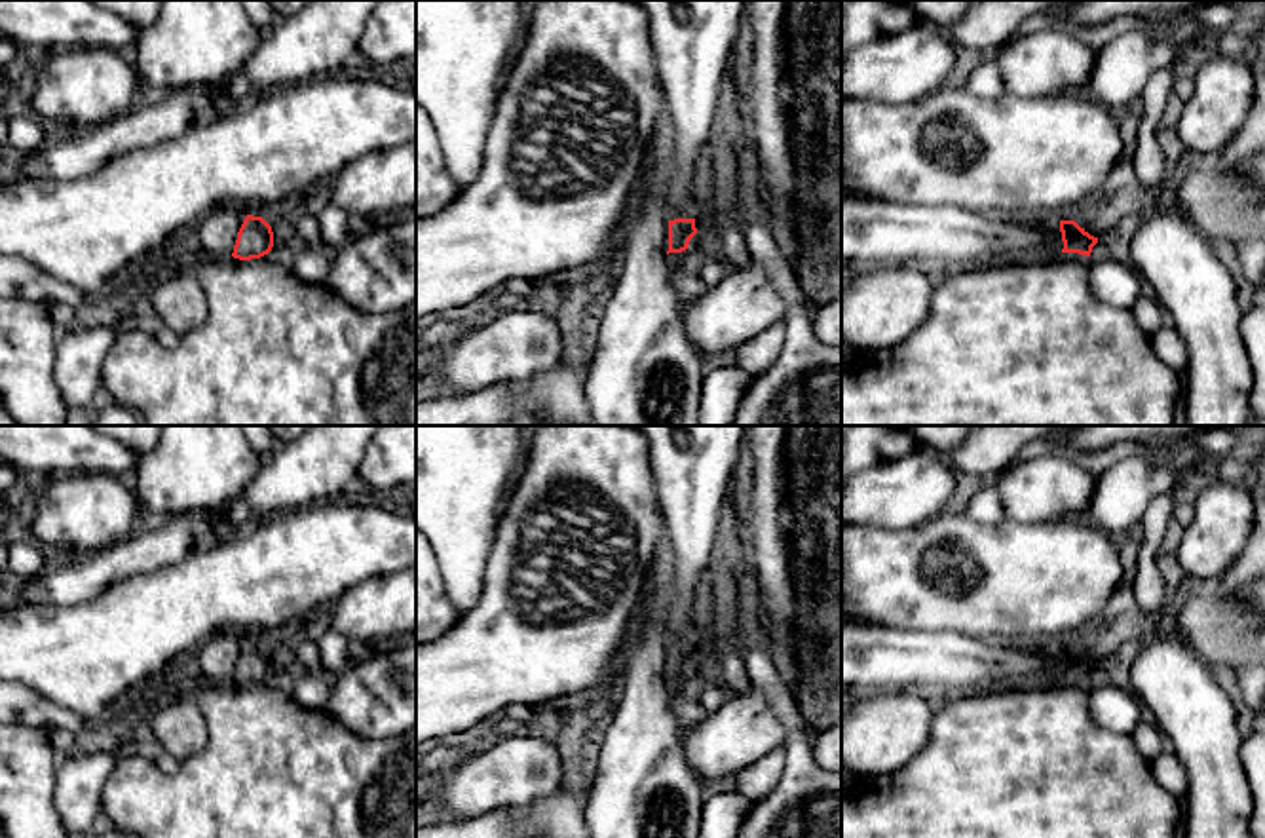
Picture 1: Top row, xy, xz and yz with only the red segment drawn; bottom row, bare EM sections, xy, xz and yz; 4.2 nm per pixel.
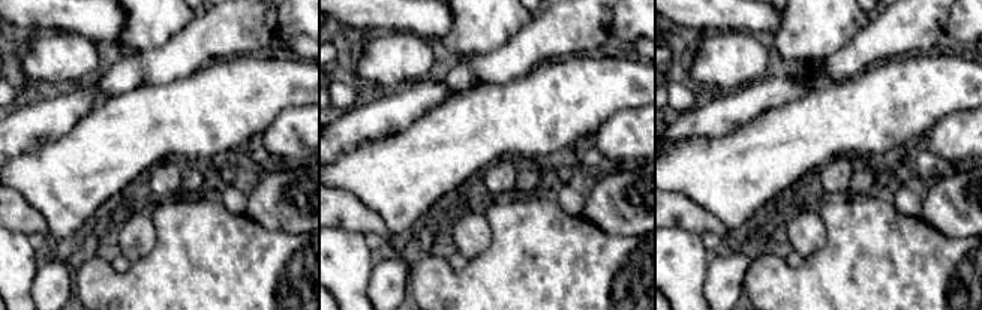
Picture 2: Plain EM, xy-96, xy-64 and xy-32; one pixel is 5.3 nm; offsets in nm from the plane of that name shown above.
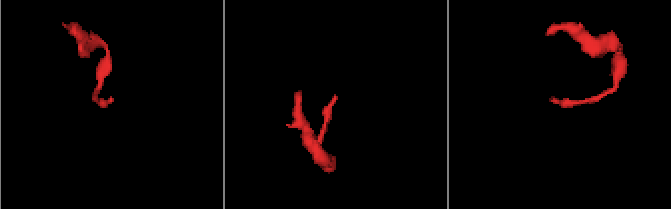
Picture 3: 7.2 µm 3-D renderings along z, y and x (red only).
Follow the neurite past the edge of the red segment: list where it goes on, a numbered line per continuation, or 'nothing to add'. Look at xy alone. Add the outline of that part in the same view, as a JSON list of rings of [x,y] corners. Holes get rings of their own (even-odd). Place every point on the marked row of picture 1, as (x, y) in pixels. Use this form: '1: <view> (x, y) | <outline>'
nothing to add

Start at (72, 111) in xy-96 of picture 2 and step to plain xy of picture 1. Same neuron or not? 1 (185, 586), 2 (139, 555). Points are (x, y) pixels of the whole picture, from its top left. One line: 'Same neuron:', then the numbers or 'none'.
Same neuron: 2

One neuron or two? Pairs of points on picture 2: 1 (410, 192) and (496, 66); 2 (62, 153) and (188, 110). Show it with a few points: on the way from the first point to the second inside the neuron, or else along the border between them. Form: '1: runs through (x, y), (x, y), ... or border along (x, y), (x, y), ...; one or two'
1: border along (520, 77), (504, 83), (476, 83), (458, 93); two
2: runs through (93, 153), (104, 153), (123, 135), (156, 117); one

